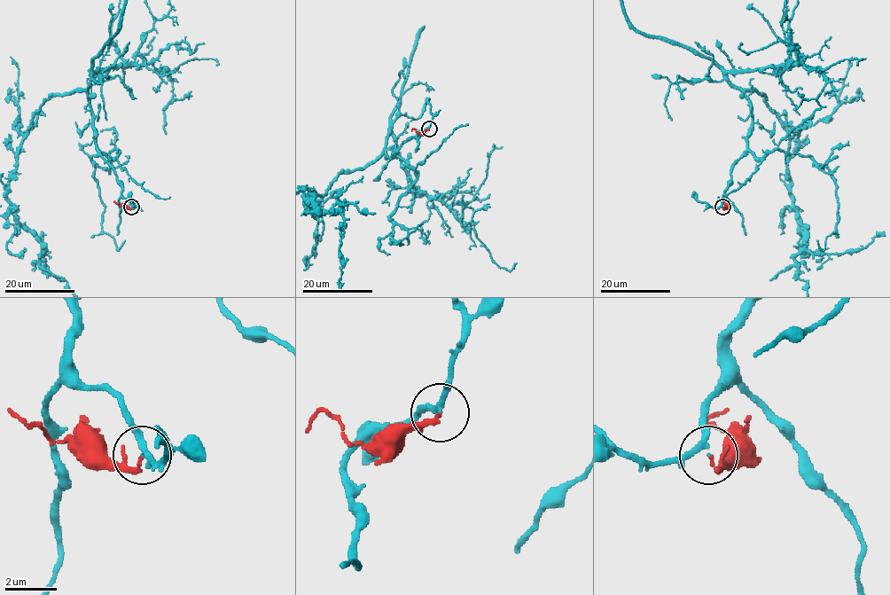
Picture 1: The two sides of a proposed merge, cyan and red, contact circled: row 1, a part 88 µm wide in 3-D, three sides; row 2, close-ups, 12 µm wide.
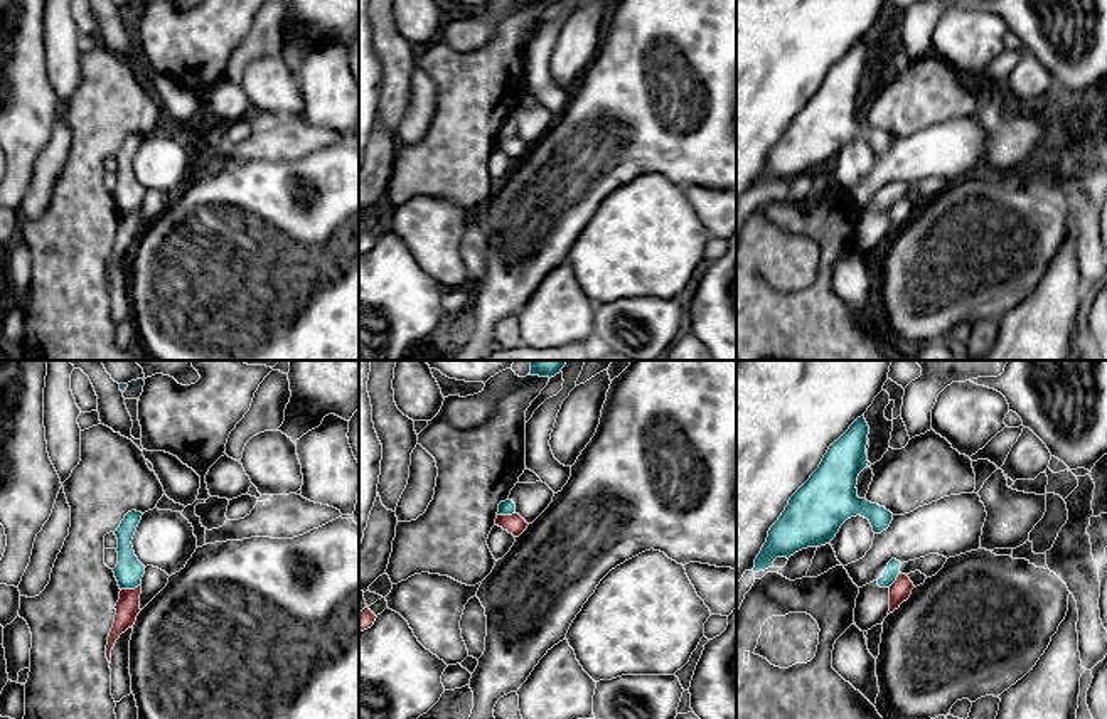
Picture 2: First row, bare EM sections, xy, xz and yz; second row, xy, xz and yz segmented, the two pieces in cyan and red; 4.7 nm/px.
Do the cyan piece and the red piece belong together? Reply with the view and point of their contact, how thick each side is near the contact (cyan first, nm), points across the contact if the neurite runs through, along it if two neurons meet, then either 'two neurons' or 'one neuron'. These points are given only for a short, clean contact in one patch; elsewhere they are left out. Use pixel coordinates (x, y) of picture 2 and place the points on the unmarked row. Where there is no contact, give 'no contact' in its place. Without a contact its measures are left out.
meets cyan in xy at (130, 211); 140 nm thick on the cyan side, 110 nm on the other; border along xy (140, 206), (130, 213), (122, 213); two neurons

